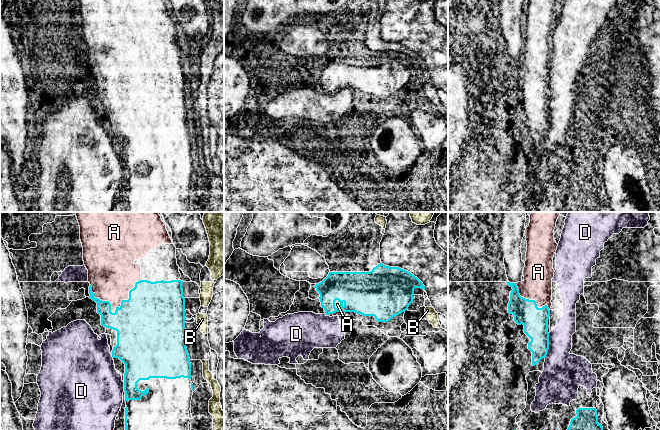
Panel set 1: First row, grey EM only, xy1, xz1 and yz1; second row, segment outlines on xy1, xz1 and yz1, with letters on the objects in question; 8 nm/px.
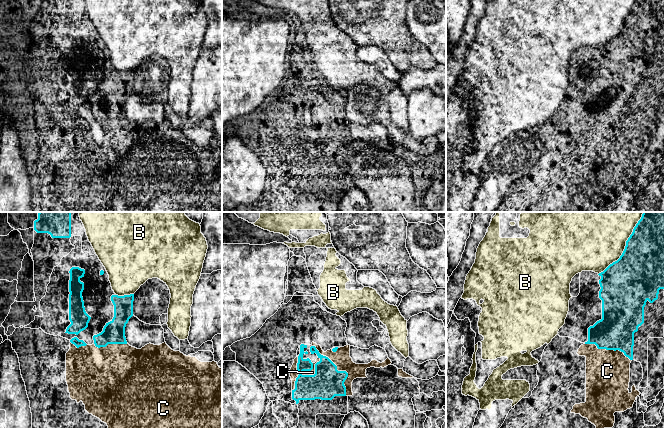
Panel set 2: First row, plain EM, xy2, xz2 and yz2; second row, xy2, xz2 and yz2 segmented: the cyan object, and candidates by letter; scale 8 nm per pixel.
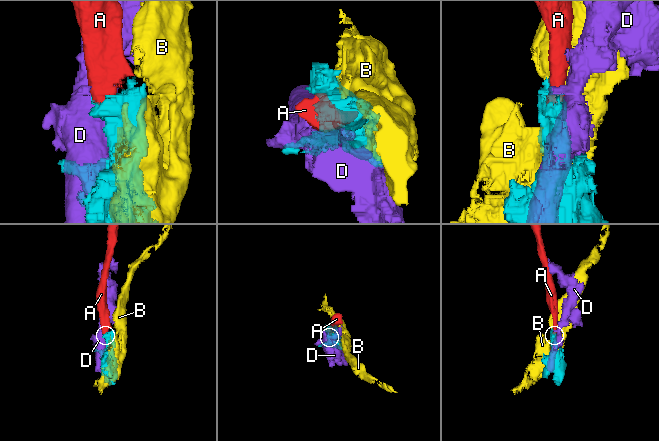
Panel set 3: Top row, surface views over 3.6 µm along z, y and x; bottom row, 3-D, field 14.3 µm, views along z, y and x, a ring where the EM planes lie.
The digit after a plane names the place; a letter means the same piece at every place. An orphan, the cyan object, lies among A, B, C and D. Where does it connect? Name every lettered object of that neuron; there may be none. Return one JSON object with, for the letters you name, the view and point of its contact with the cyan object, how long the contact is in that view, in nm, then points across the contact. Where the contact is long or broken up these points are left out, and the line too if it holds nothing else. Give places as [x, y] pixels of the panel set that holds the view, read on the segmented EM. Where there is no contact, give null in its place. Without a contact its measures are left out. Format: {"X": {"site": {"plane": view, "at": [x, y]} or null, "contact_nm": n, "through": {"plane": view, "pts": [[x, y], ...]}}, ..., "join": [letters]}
{"A": {"site": {"plane": "xy1", "at": [115, 310]}, "contact_nm": 420}, "join": ["A"]}

